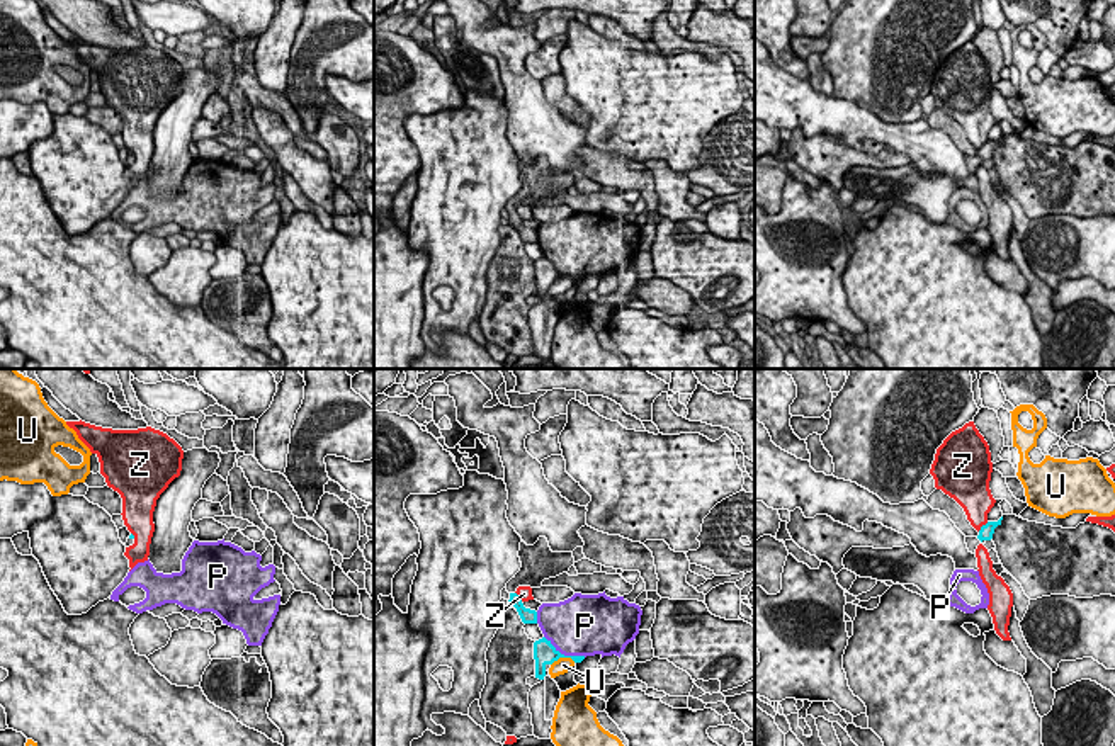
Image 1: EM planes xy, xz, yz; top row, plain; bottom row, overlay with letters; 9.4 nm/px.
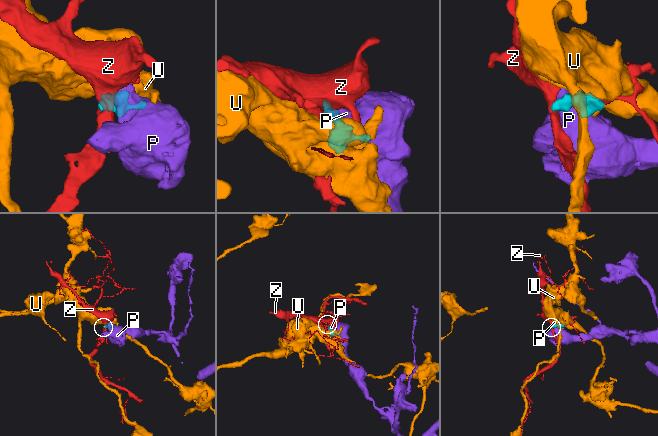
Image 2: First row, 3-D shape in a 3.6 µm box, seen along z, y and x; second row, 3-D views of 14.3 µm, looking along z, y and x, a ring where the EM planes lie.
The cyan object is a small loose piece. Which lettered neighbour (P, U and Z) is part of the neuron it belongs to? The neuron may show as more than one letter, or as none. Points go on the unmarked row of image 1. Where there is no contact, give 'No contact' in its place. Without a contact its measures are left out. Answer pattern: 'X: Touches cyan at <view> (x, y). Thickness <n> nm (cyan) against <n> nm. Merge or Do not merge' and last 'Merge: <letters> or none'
P: Touches cyan at xz (563, 274). Thickness 220 nm (cyan) against 480 nm. Do not merge
U: Touches cyan at xz (563, 276). Thickness 220 nm (cyan) against 160 nm. Do not merge
Z: Touches cyan at yz (983, 145). Thickness 130 nm (cyan) against 300 nm. Do not merge
Merge: none

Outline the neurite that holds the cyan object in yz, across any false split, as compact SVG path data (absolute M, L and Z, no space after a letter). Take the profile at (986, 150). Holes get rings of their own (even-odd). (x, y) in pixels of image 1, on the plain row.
M1003 136L998 141L988 141L986 144L982 144L977 156L965 156L969 172L976 173L976 168L982 160L991 160L994 148L1001 144L1001 139Z

